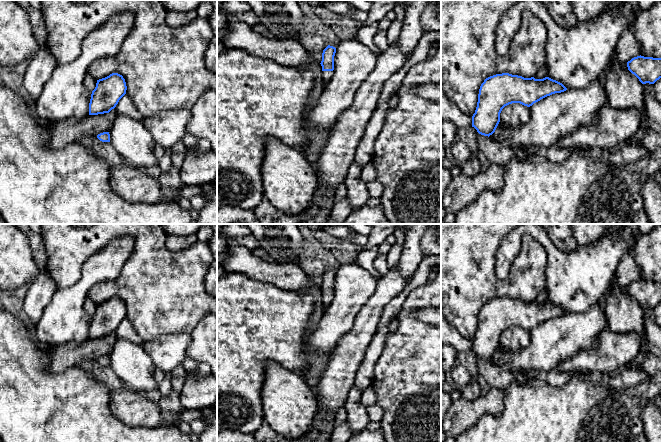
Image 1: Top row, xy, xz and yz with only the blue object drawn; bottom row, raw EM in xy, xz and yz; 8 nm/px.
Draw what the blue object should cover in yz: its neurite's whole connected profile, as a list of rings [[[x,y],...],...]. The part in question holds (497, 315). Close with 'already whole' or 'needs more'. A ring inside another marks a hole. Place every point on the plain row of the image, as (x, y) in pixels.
[[[509,297],[490,300],[480,310],[472,351],[489,361],[495,356],[505,330],[520,327],[530,331],[547,320],[566,314],[562,307],[549,301],[524,302]]]; already whole

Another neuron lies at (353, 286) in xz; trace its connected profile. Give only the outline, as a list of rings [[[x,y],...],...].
[[[357,263],[340,265],[334,280],[333,301],[324,311],[316,329],[307,337],[307,351],[331,356],[339,340],[352,329],[355,317],[374,293],[377,282],[376,277]]]

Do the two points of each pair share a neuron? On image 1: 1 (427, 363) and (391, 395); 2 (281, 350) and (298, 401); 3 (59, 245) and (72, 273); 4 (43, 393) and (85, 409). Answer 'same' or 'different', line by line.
1: same
2: different
3: same
4: same

